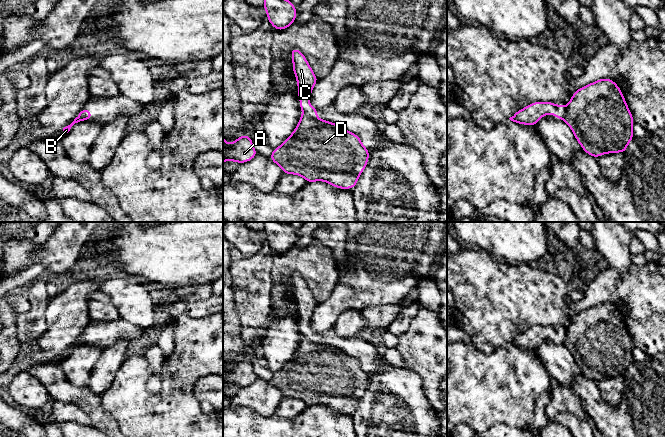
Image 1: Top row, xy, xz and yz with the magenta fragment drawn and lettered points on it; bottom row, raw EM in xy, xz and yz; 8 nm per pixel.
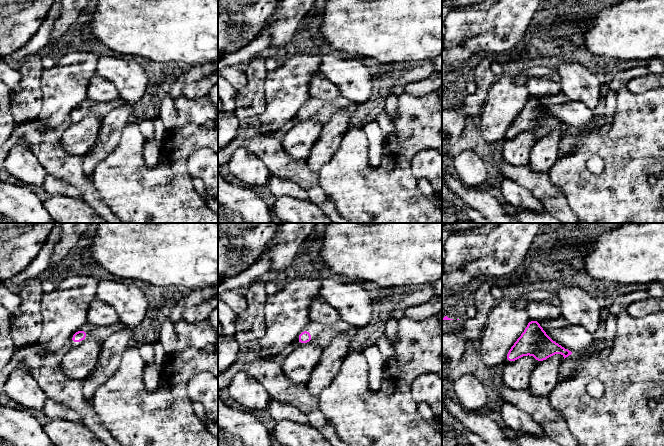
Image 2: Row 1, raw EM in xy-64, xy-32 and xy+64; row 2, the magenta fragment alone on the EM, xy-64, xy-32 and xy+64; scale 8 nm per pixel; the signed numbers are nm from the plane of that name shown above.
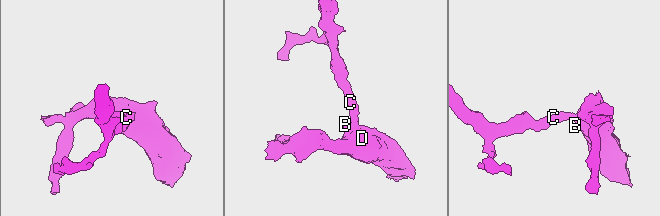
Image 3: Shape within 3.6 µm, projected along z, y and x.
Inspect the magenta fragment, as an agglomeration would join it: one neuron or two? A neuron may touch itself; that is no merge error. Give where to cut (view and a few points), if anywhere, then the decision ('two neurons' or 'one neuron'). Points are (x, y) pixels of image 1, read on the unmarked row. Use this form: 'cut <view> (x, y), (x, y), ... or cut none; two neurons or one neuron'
cut xz (304, 335), (314, 340); two neurons

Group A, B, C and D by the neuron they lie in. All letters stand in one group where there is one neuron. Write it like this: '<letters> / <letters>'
A B D / C

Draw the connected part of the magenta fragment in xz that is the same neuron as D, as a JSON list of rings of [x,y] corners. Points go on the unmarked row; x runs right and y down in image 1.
[[[305,336],[290,361],[270,379],[270,383],[282,392],[284,398],[300,399],[307,407],[325,405],[339,413],[352,413],[356,410],[368,382],[369,373],[362,369],[358,359]]]

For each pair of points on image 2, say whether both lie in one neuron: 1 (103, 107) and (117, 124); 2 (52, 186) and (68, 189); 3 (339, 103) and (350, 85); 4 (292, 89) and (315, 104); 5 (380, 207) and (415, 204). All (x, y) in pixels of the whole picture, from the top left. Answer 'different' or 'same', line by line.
1: different
2: same
3: different
4: different
5: same

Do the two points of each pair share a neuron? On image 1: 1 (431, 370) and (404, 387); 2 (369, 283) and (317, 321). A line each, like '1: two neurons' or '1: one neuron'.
1: two neurons
2: one neuron

